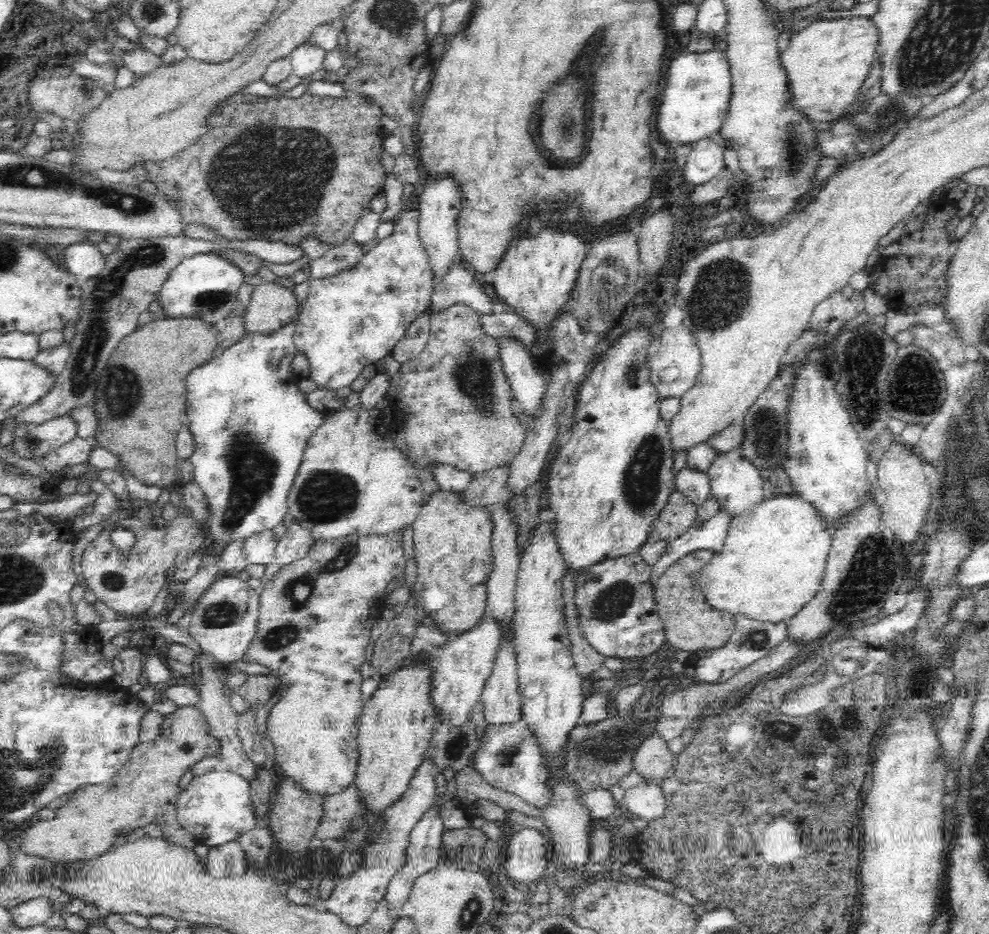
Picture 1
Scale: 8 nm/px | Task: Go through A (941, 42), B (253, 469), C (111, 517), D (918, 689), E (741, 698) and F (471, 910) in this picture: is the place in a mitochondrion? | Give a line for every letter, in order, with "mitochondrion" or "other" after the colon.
A: mitochondrion
B: mitochondrion
C: other
D: other
E: other
F: mitochondrion

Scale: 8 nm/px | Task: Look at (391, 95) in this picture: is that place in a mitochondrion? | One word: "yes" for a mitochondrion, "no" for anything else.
no

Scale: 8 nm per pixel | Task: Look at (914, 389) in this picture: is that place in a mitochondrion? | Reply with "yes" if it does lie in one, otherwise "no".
yes

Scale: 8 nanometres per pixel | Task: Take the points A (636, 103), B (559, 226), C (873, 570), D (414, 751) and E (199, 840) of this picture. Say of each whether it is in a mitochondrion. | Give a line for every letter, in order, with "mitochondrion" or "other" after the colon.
A: other
B: other
C: mitochondrion
D: other
E: other

